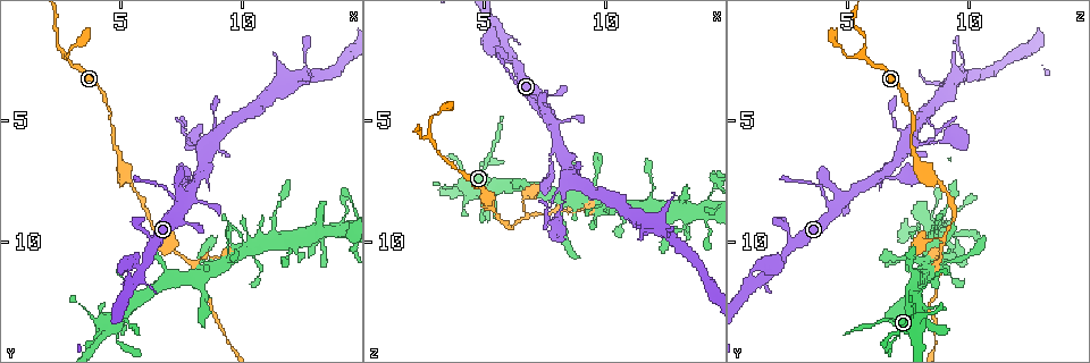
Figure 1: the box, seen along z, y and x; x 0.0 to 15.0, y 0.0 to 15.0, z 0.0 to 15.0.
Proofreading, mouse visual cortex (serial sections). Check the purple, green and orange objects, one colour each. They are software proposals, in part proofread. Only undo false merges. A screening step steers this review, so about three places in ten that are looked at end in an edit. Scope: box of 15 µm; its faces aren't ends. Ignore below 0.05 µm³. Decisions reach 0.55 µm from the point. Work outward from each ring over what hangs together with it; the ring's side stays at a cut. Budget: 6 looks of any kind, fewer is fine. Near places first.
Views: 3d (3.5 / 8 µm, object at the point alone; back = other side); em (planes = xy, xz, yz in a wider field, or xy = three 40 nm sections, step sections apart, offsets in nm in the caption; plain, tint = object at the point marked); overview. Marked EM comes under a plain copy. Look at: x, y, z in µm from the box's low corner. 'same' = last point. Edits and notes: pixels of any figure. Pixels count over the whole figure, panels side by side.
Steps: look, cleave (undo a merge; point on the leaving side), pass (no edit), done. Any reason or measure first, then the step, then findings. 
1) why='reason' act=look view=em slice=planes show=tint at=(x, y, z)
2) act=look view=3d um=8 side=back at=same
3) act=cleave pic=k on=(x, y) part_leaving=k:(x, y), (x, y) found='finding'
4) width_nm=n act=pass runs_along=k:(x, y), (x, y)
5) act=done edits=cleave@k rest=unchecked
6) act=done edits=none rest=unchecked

why='branch point' act=look view=3d um=3.5 at=(2.6, 2.3, 5.7)

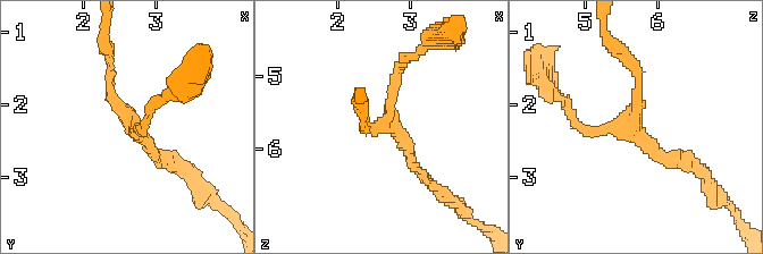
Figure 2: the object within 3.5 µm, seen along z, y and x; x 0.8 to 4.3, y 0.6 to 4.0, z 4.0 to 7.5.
arms=3 arm_widths_nm=150,150,150 act=look view=em slice=xy step=5 show=tint at=(2.70, 2.35, 5.70)

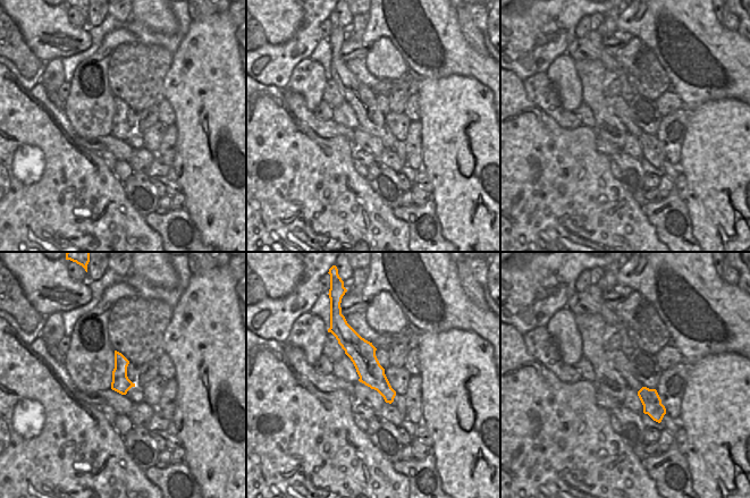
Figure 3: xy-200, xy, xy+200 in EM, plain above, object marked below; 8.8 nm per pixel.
width_nm=220 act=pass runs_along=2:(424, 179), (390, 127), (403, 60) found='one cell here'

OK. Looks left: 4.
act=look view=3d um=3.5 at=(6.8, 9.8, 9.0)

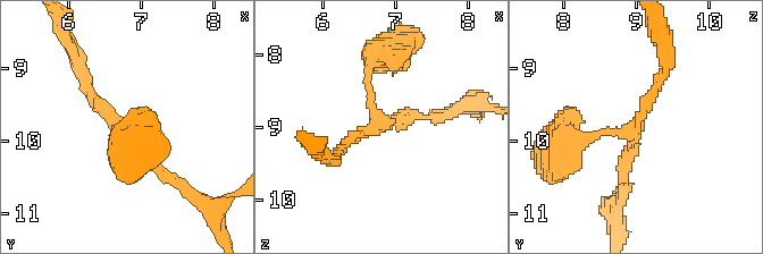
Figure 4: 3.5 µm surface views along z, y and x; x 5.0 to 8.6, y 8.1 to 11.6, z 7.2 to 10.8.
arms=3 arm_widths_nm=150,150,150 why='need the tissue' act=look view=em slice=xy step=1 show=tint at=(6.70, 9.80, 8.95)

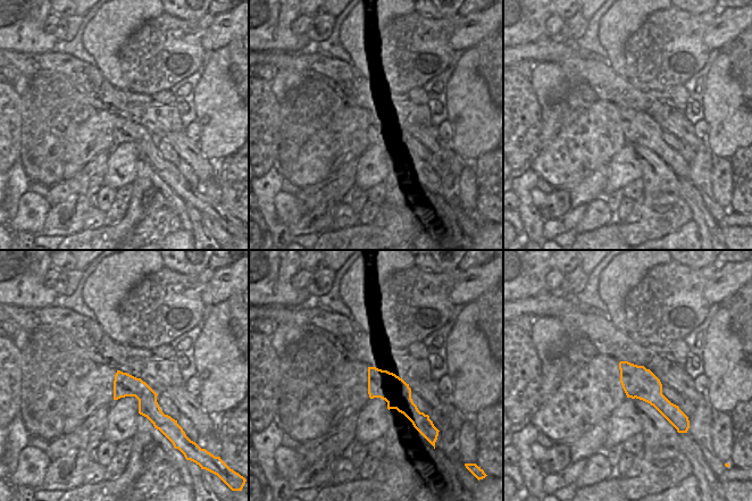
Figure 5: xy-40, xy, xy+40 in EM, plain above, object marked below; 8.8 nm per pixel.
act=look view=em slice=xy step=5 show=tint at=same

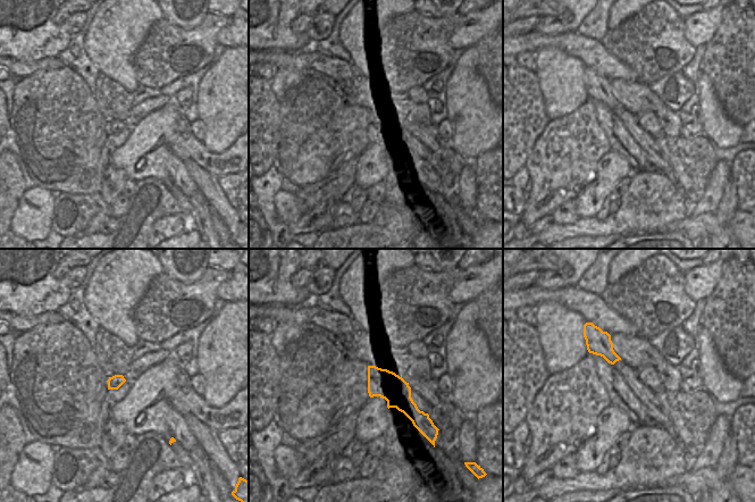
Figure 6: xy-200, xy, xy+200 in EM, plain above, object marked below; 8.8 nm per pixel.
act=pass runs_along=4:(665, 72), (634, 128), (564, 142) found='continuous, no second cell'

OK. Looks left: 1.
act=done edits=none rest=unchecked

